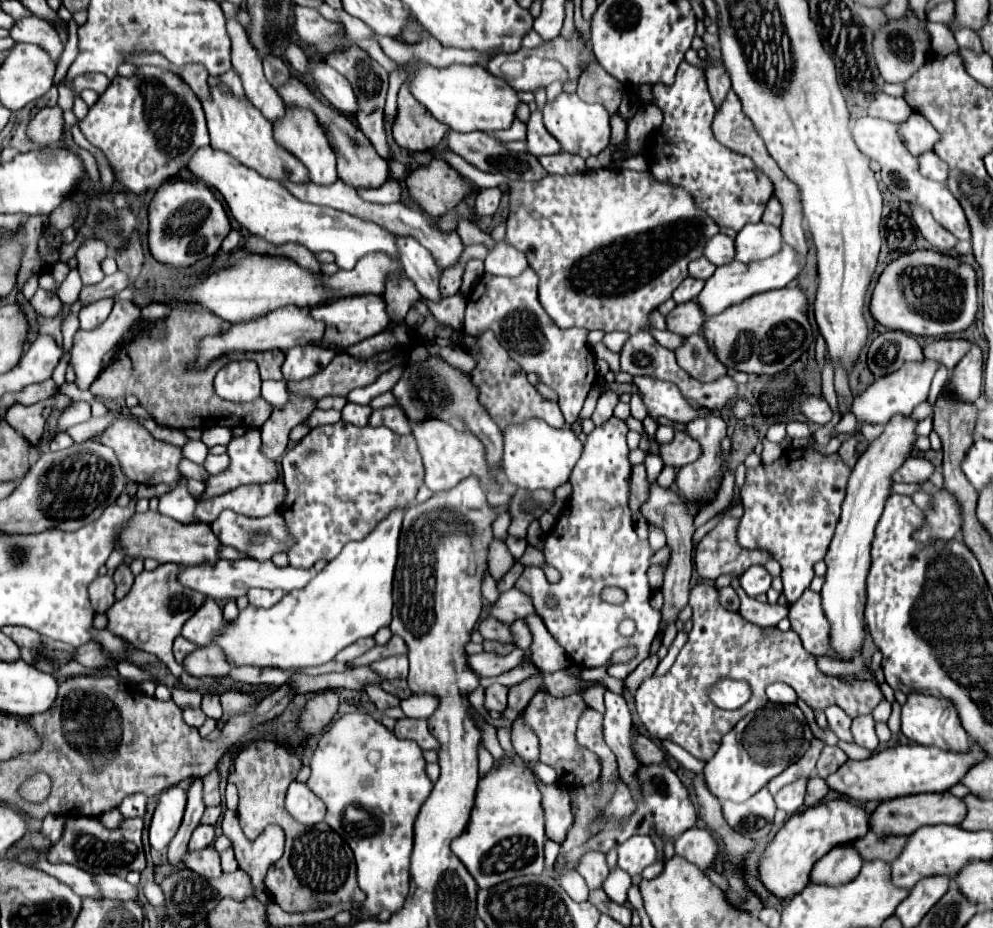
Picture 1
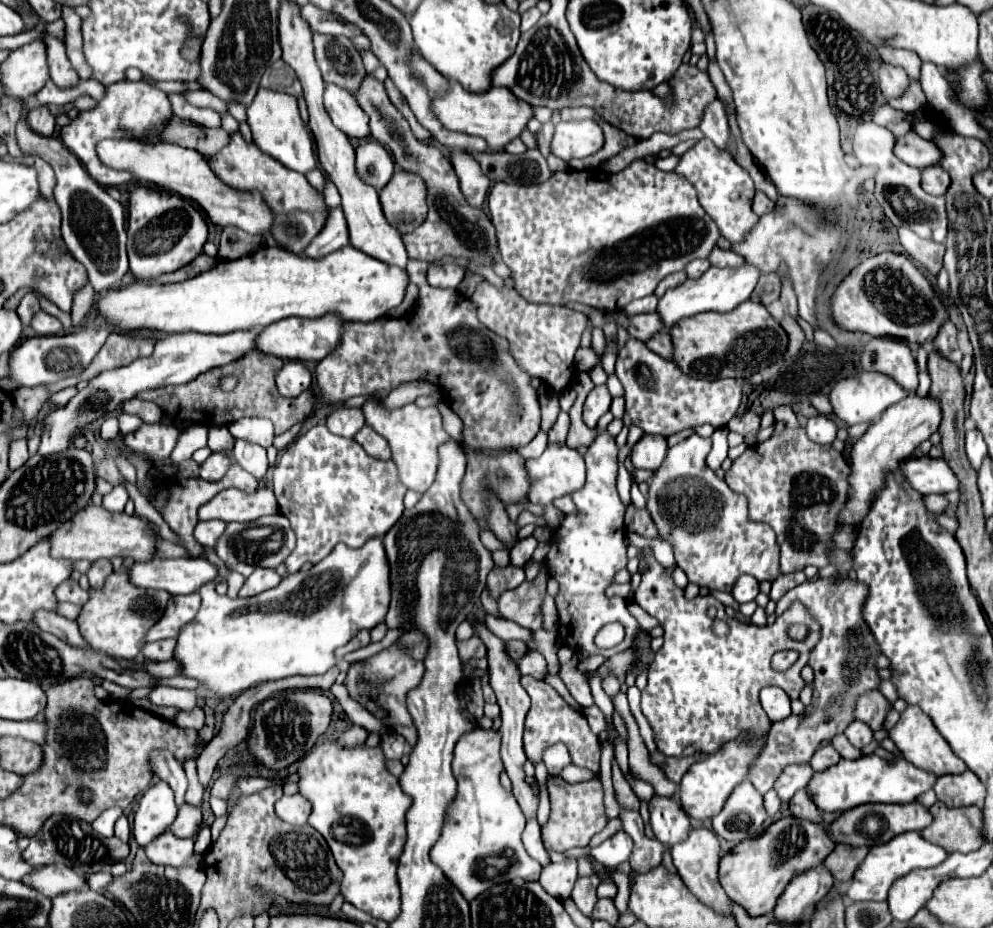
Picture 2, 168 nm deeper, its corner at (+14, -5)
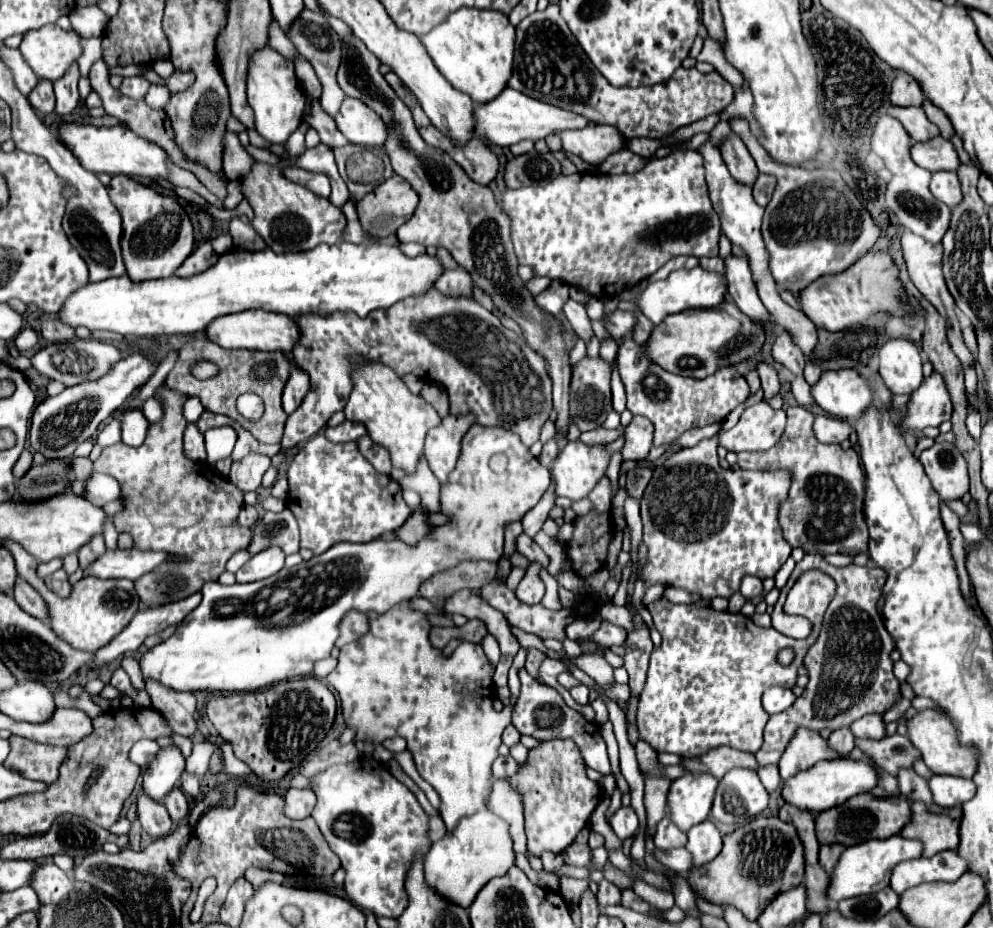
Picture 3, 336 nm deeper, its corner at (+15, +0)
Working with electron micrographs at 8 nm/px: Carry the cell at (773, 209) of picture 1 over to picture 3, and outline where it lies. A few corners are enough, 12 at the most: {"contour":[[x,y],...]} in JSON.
{"contour":[[758,175],[754,183],[754,201],[766,207],[772,197],[776,179]]}

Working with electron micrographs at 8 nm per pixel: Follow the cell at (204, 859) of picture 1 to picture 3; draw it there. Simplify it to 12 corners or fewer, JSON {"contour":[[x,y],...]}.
{"contour":[[138,795],[138,819],[152,837],[172,833],[164,805]]}

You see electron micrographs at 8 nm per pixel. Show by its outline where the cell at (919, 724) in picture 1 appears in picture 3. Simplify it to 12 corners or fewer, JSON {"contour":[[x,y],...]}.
{"contour":[[936,709],[906,721],[932,773],[972,777],[974,749],[960,749]]}

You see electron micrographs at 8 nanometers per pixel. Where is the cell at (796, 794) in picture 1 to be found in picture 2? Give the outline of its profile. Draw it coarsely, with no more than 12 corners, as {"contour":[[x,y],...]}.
{"contour":[[809,764],[785,766],[775,782],[783,802],[805,788],[813,776]]}

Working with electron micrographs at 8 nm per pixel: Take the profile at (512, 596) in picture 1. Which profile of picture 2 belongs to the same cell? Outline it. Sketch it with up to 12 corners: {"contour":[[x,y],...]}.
{"contour":[[549,570],[507,590],[501,616],[533,632],[543,630],[541,604]]}

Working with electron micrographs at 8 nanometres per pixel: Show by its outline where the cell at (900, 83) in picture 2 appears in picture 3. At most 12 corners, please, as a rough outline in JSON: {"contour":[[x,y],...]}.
{"contour":[[898,71],[890,91],[892,105],[922,105],[920,83]]}

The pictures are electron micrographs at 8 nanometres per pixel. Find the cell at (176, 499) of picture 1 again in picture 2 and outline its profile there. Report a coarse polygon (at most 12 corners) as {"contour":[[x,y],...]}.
{"contour":[[199,522],[195,538],[199,544],[215,548],[227,522]]}

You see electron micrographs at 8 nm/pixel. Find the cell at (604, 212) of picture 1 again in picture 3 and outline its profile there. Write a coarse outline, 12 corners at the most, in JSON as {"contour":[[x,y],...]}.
{"contour":[[698,151],[506,189],[520,265],[602,297],[718,255]]}

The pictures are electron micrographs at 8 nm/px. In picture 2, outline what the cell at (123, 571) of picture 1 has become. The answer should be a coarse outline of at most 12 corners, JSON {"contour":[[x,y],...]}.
{"contour":[[109,560],[91,562],[87,570],[89,584],[101,588],[105,578],[113,572]]}

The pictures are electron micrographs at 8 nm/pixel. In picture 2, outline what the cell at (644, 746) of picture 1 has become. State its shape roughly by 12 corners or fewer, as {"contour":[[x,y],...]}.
{"contour":[[657,750],[651,760],[665,776],[679,784],[683,774],[707,754],[687,758],[667,758]]}

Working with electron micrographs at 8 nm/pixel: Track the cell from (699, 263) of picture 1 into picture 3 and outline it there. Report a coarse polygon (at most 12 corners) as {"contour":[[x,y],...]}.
{"contour":[[700,257],[700,267],[724,273],[720,257]]}

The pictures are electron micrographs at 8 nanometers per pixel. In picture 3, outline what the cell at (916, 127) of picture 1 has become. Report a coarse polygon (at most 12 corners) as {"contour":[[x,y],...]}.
{"contour":[[944,137],[914,141],[910,157],[932,173],[956,171],[954,145]]}

